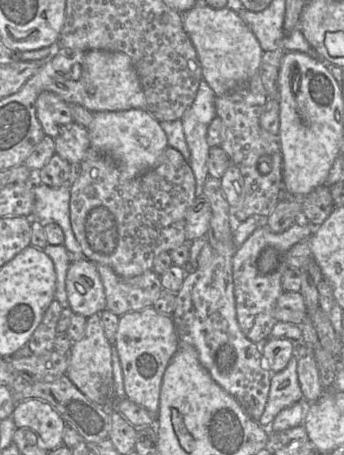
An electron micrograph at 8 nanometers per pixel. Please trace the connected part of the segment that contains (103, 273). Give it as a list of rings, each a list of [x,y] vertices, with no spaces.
[[[96,264],[106,297],[106,309],[118,316],[153,307],[163,287],[160,276],[153,270],[123,278],[104,264]]]

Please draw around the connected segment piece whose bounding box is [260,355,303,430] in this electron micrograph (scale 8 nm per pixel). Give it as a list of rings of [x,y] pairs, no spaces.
[[[294,355],[283,371],[271,375],[268,401],[260,419],[261,427],[271,430],[275,417],[299,402],[303,402],[303,395],[297,376],[297,357]]]

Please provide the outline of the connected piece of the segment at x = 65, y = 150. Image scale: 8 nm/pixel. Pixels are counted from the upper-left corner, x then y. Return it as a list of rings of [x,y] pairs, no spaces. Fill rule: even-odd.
[[[74,121],[60,128],[54,142],[55,152],[70,164],[80,163],[91,153],[87,128]]]

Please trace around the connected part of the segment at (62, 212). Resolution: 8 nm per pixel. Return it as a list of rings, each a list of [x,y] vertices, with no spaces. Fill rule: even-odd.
[[[33,178],[35,205],[32,219],[42,223],[57,223],[64,233],[64,246],[72,259],[86,258],[76,240],[70,222],[70,187],[49,187]]]

